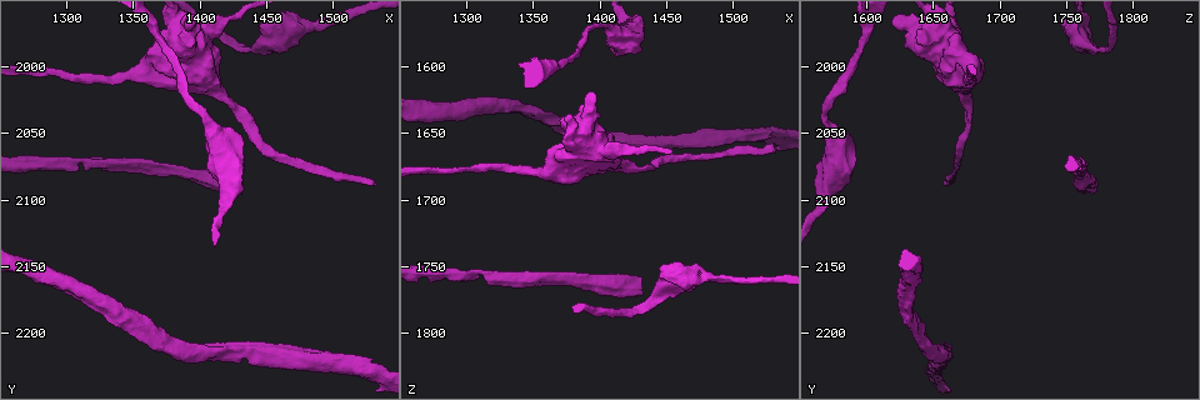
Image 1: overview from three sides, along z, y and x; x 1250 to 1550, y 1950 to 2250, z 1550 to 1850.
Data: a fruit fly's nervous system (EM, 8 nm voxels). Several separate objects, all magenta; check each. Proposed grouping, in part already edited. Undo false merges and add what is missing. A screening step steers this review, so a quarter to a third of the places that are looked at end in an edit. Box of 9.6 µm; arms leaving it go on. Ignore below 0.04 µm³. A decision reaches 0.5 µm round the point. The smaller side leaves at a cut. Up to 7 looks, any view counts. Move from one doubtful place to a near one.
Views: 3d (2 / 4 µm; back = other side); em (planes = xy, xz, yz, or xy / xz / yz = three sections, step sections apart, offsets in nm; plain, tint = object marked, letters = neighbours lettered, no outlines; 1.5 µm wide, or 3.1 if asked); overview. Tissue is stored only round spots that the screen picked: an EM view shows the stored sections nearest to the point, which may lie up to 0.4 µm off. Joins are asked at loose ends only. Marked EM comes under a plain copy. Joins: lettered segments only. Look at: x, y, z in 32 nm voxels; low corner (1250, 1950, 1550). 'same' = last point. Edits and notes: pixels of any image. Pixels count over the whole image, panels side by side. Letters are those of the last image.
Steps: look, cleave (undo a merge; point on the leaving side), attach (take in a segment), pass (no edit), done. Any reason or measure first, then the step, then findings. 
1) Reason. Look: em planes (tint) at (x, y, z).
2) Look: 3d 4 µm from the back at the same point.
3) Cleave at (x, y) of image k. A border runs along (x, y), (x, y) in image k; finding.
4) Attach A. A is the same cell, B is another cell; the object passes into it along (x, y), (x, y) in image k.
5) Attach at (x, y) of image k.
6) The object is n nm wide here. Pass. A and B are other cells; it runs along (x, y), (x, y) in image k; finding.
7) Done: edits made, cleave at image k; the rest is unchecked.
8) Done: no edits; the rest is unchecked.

Thick turns thin. Look: em yz step 8 (tint) at (1438, 1986, 1780).

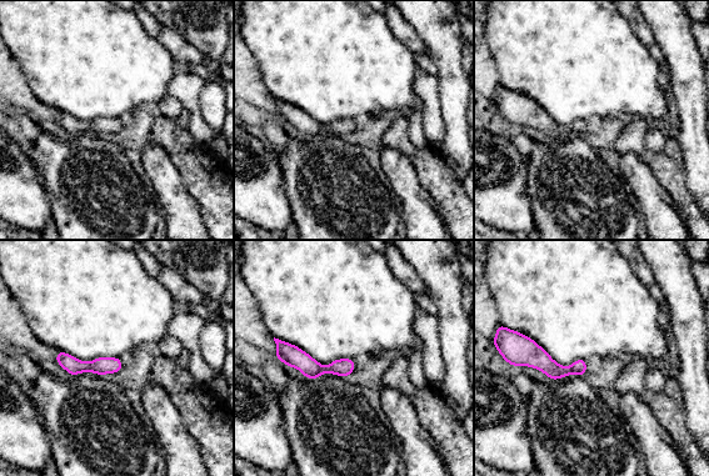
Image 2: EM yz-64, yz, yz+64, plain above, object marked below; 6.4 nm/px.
Cut it another way. Look: em planes (letters) at the same point.

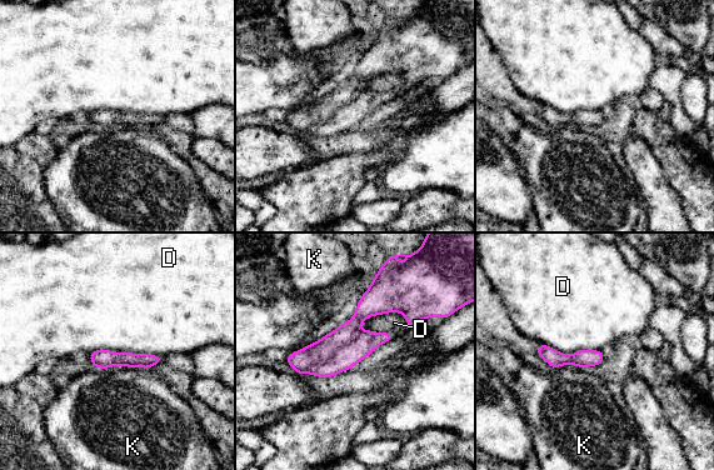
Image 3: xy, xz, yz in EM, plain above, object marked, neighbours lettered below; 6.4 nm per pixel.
The object is 110 nm wide here; the longest contact is with D, 420 nm. Pass. D and K are other cells; one cell here.

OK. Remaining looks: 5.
Look: em planes (letters) at (1432, 2096, 1764).

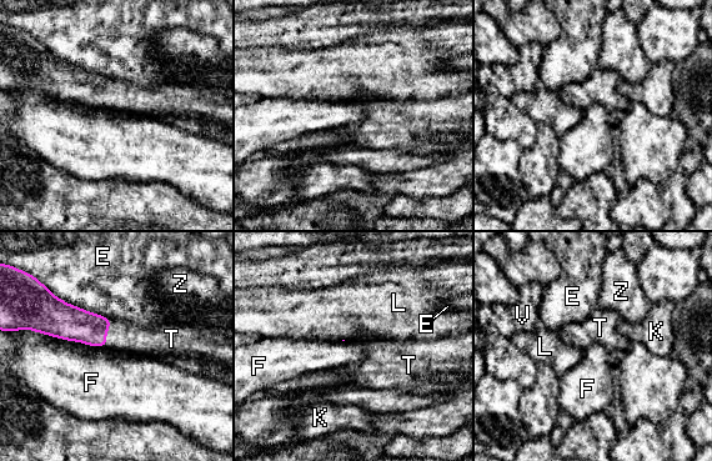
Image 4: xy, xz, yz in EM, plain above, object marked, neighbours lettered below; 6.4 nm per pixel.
Attach T. T is the same cell, E, F, K, L, V and Z are other cells; the object passes into it along (70, 322), (106, 334), (125, 336) in image 4; the cell continues.

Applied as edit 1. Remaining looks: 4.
Thick turns thin. Look: 3d 4 µm at (1398, 2030, 1568).

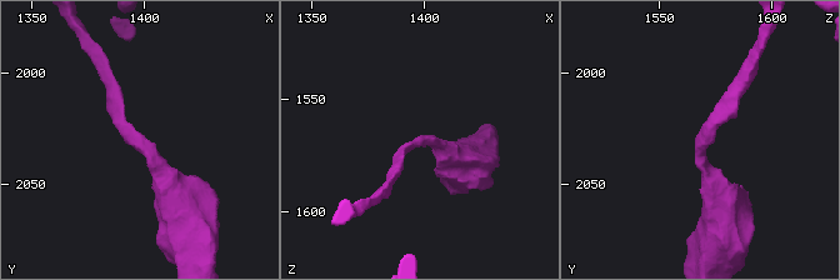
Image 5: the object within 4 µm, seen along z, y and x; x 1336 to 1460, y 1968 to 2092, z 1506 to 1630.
The arms are 180, 420 nm wide; now the EM. Look: em planes (letters) at (1398, 2032, 1569).

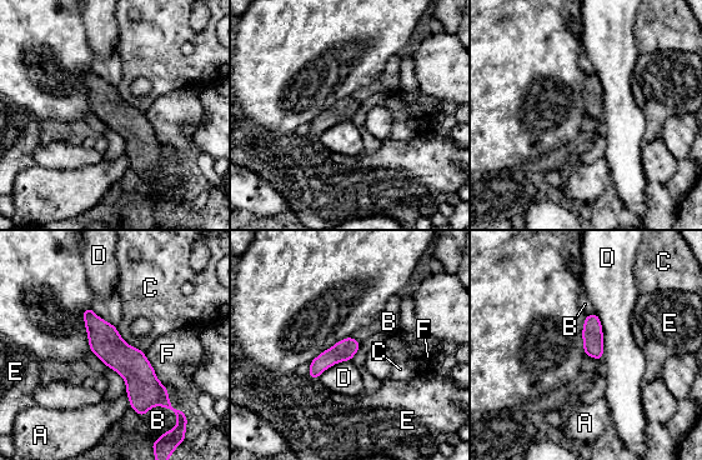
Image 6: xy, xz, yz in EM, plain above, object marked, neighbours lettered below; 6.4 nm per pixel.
Pass. A, B, C, D, E and F are other cells; it runs along (86, 311), (104, 339), (165, 400) in image 6; all the same cell.

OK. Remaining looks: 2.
Done: edits made, attach at image 4; the rest is unchecked.

